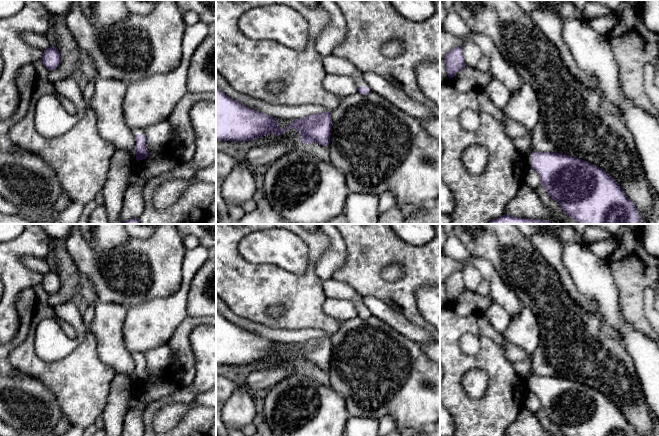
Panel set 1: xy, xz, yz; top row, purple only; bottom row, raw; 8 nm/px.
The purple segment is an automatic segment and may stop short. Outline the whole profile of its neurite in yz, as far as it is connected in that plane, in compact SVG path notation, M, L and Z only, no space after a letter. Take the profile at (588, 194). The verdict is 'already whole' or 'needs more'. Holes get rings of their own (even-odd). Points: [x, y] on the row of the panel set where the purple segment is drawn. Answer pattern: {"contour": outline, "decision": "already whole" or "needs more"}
{"contour": "M532 144L525 159L527 166L533 168L539 175L541 184L548 195L558 202L563 212L578 224L641 224L634 203L624 194L622 187L613 177L596 165L563 153L537 152Z", "decision": "needs more"}

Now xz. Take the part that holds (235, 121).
{"contour": "M216 86L216 141L250 141L268 134L275 134L277 137L293 128L298 131L302 143L316 142L328 147L332 128L330 111L297 119L289 126L280 129L277 118L249 108L227 96Z", "decision": "already whole"}

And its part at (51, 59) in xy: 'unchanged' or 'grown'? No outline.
unchanged

